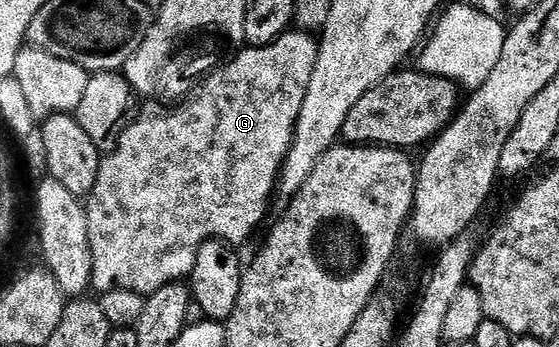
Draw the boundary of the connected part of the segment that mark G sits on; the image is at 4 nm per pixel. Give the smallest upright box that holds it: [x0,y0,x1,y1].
[87,33,318,296]

